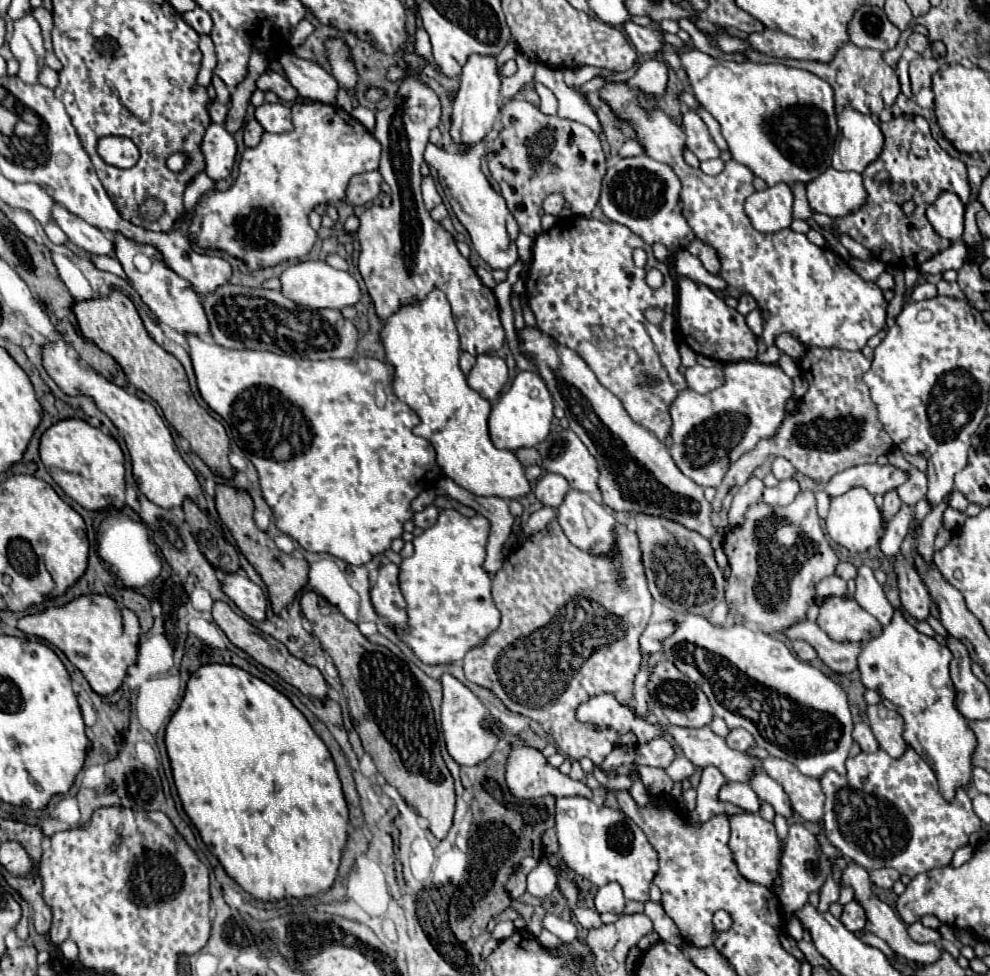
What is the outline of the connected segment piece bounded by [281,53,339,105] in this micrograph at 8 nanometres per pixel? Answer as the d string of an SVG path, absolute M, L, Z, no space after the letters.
M283 53L281 65L287 73L289 83L299 91L301 97L319 101L319 103L329 103L329 105L333 105L337 101L339 83L335 81L335 77L331 73L327 73L317 63L297 59L291 53Z

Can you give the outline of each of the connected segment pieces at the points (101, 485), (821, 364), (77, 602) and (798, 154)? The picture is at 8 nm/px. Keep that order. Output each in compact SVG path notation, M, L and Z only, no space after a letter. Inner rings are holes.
M81 419L59 421L43 433L39 453L53 481L83 509L103 511L111 505L115 505L115 509L125 507L125 455L119 443L101 433L101 429Z
M811 347L799 359L799 367L807 371L805 379L809 383L801 405L795 413L789 413L785 417L773 439L761 441L753 451L745 453L729 467L711 503L715 513L721 511L727 491L733 485L745 485L747 479L753 475L755 467L769 459L769 455L785 457L803 475L811 477L817 483L827 483L835 473L841 473L841 465L845 467L875 463L879 455L887 453L887 449L893 449L893 439L885 433L877 417L877 407L869 397L867 385L863 383L863 373L871 367L871 361L861 351Z
M107 595L77 597L65 607L45 609L39 615L27 615L19 619L17 627L23 633L45 639L61 649L67 659L85 675L91 689L103 697L115 693L123 685L129 665L133 665L137 659L137 645L141 637L137 615L125 607L119 607Z
M677 49L681 67L685 69L687 83L697 101L717 119L721 133L729 145L735 161L747 165L767 185L783 181L793 185L797 181L809 183L831 165L835 149L837 117L833 103L833 89L821 77L805 71L787 67L781 63L753 63L753 61L721 61L699 49Z

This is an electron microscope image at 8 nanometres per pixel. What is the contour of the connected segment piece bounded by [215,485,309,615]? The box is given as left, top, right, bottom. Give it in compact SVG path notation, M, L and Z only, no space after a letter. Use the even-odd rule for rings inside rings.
M217 485L215 503L217 503L217 511L219 511L221 521L231 531L233 539L237 541L237 547L241 549L241 553L247 557L247 561L255 567L255 571L261 575L263 583L267 585L271 607L275 611L275 615L279 615L287 605L293 603L297 593L307 585L309 563L305 559L295 559L293 555L281 553L277 549L277 545L273 543L273 539L267 533L263 533L261 529L257 529L257 525L253 521L253 501L251 501L249 493L237 491L227 485Z

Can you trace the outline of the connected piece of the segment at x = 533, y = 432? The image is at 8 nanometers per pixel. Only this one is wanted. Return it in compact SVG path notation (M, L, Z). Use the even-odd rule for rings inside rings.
M521 371L511 383L509 391L503 393L499 401L493 405L489 415L489 433L499 449L515 451L521 447L537 447L549 435L551 419L553 419L553 401L545 381L541 379L539 373Z

